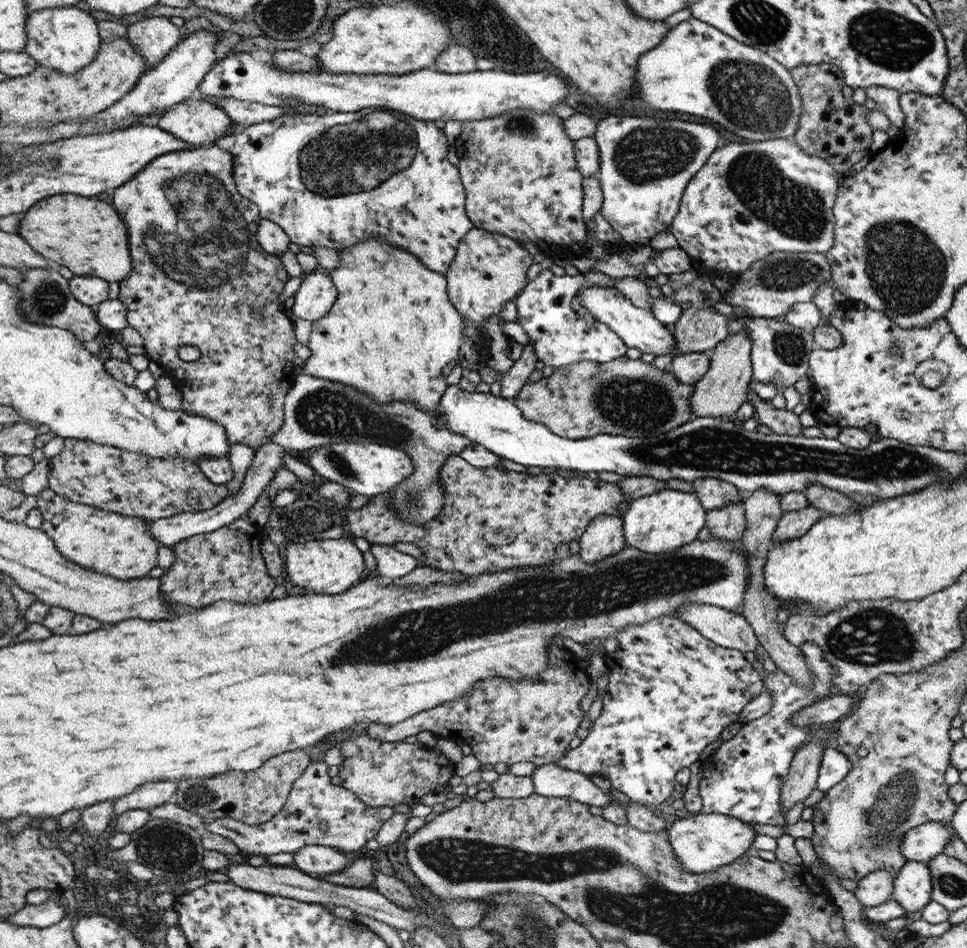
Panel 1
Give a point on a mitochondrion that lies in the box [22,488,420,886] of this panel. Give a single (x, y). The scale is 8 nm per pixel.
(171, 850)

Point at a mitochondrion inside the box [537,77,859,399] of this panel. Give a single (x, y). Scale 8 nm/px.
(756, 183)

